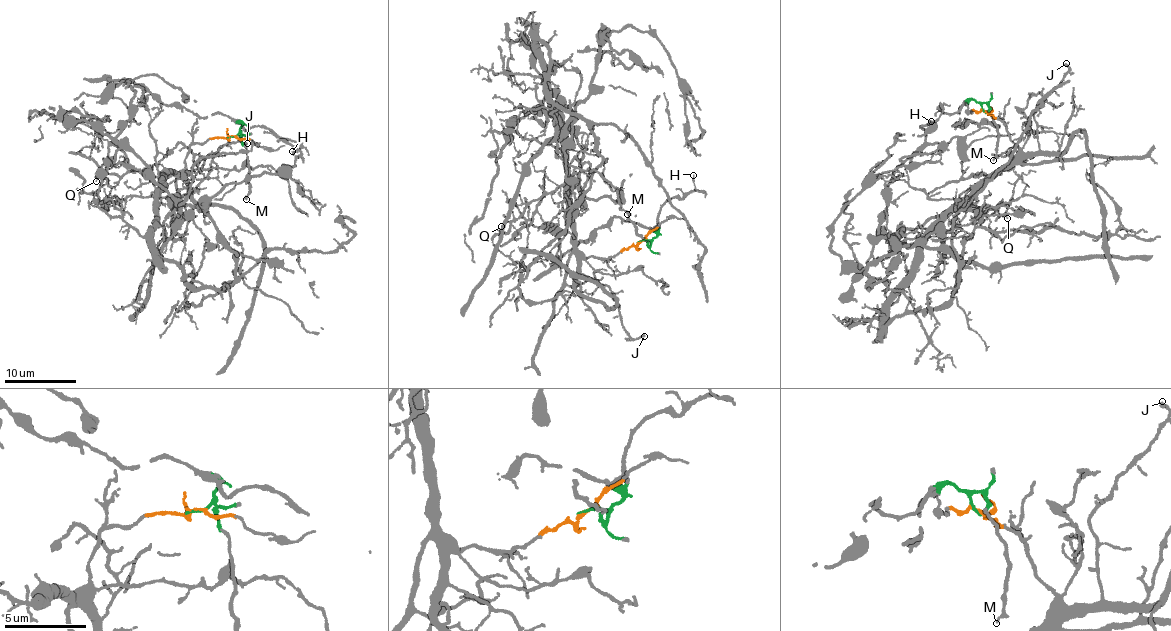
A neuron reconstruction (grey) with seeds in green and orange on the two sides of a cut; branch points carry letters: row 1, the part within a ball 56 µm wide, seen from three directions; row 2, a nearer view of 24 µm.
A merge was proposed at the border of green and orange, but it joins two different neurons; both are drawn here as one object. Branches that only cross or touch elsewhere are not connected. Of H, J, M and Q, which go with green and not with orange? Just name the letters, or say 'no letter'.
H, M

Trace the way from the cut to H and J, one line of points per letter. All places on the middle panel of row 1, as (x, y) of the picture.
H: (641, 240), (657, 234), (656, 221), (668, 201), (681, 198), (689, 191), (702, 192), (695, 187), (694, 174)
J: (641, 240), (602, 260), (586, 257), (580, 260), (580, 271), (609, 288), (623, 329), (634, 339), (645, 336)

